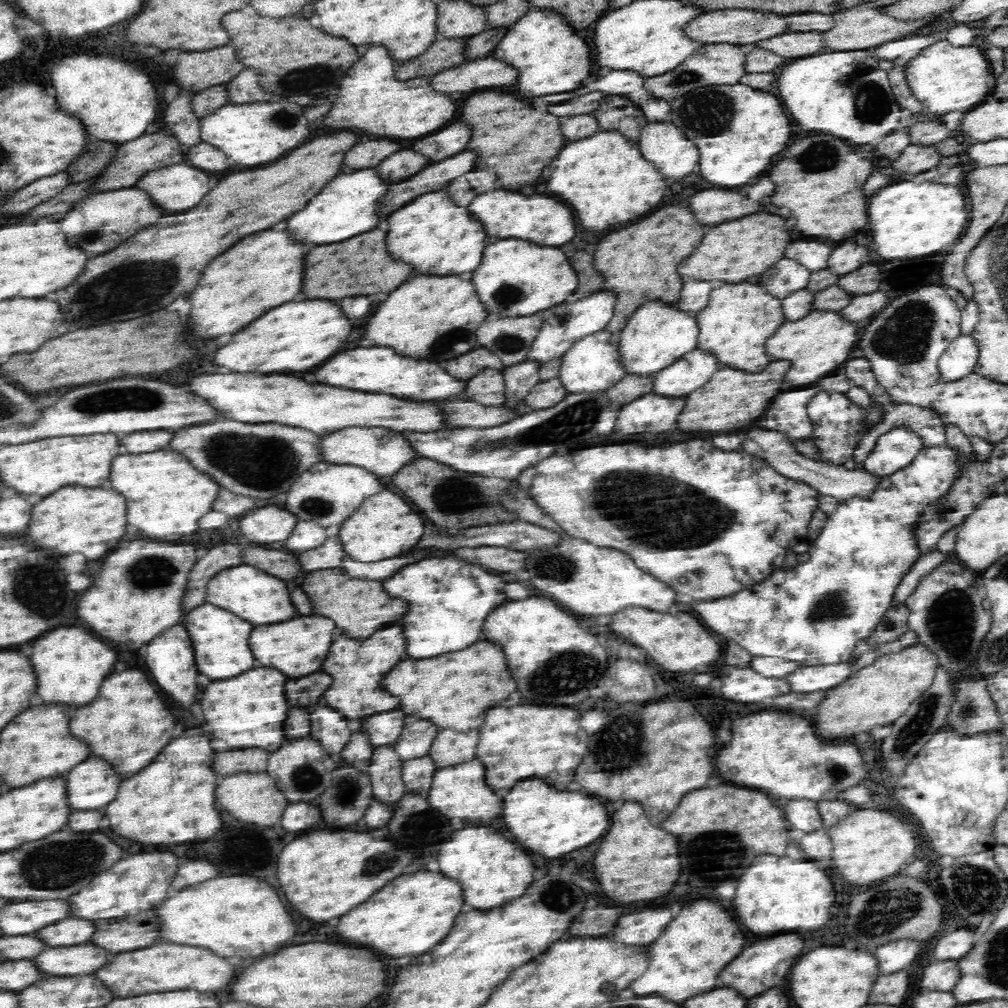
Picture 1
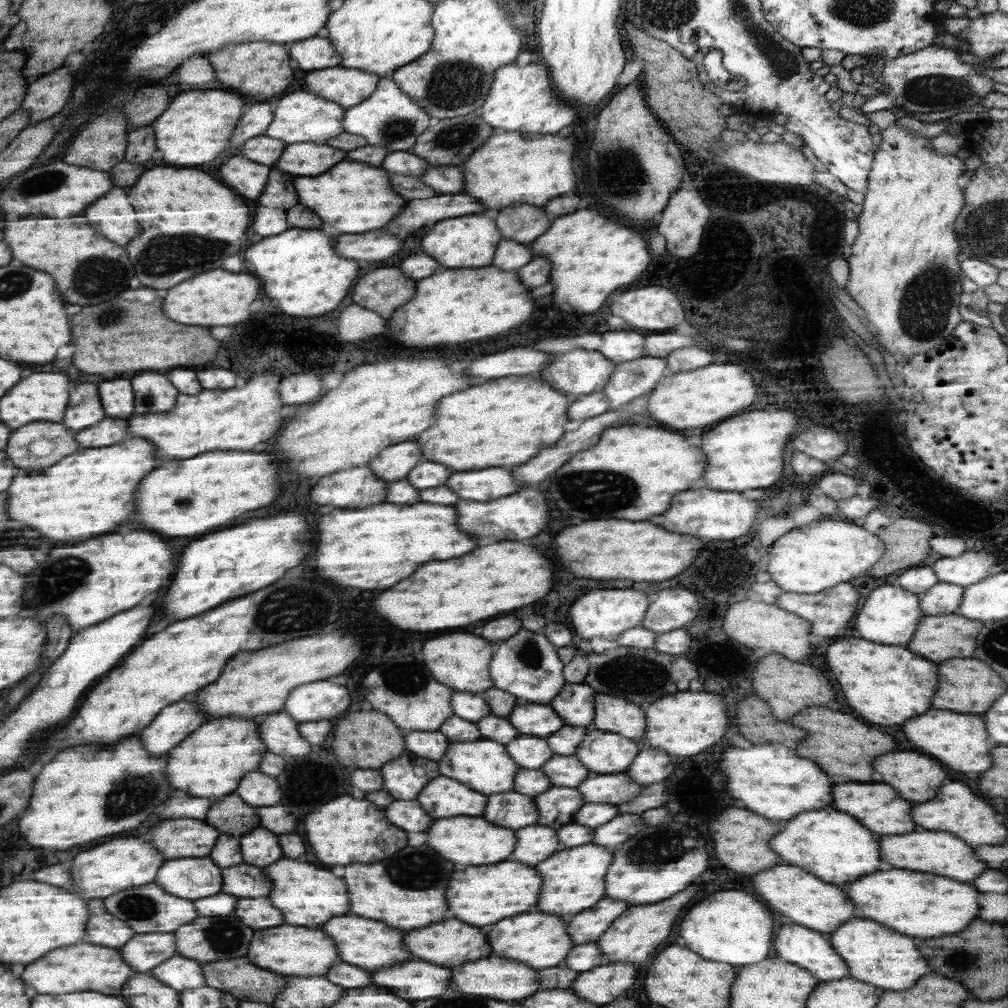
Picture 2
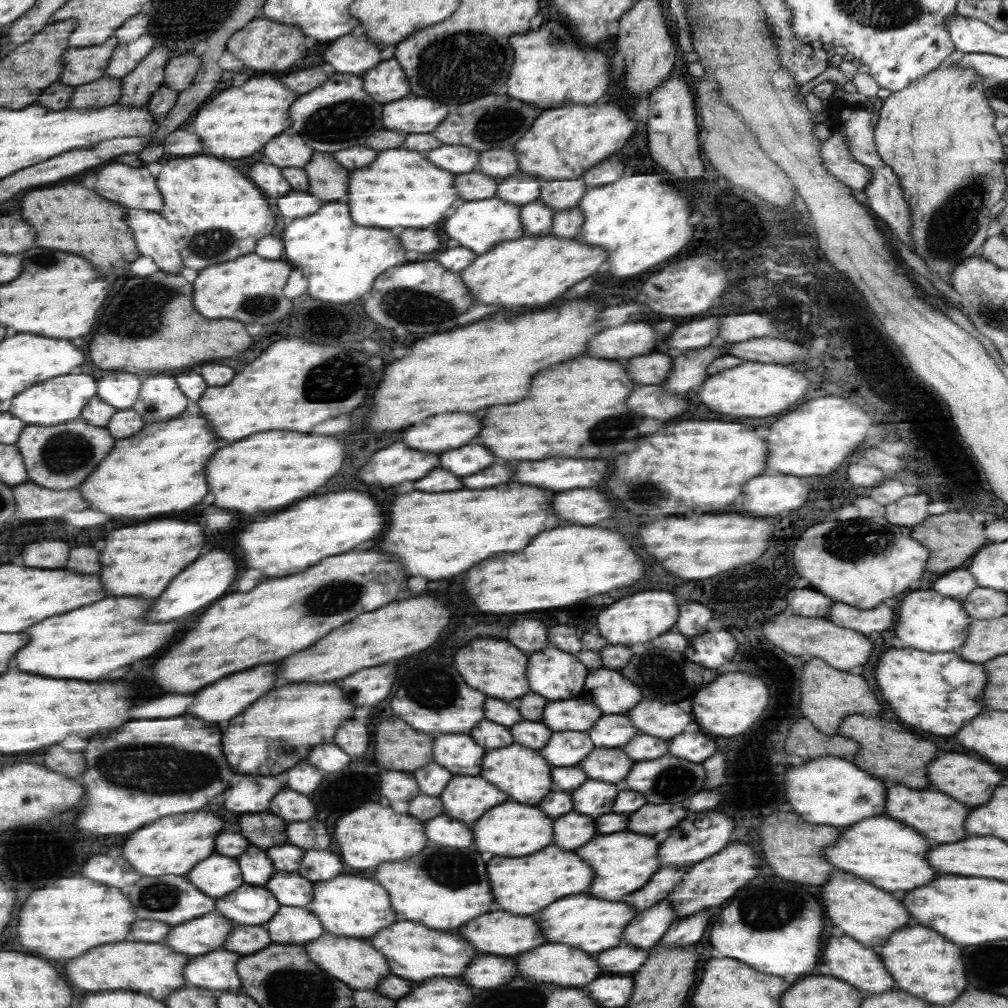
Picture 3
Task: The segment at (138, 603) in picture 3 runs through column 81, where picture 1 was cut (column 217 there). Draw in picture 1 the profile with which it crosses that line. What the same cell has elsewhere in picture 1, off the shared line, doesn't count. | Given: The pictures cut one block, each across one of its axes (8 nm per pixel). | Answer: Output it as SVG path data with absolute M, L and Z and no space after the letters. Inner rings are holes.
M202 604L202 608L192 610L188 618L184 618L184 626L190 634L196 668L200 674L212 680L226 680L230 676L246 672L246 668L254 668L254 660L250 660L250 648L246 648L246 636L250 636L252 624L246 624L246 620L238 620L238 616L222 612L222 608Z

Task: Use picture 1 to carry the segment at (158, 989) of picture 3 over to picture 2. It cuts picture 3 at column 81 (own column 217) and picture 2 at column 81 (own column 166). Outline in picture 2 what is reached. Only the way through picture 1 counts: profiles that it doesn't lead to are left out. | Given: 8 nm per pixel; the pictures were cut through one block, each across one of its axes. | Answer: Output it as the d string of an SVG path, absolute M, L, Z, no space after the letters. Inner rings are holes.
M76 944L74 948L60 948L58 952L50 952L46 960L38 960L24 968L22 980L38 990L38 994L68 994L68 992L110 992L110 996L118 996L126 980L134 974L130 964L122 960L122 954L116 948L96 946L96 944Z

